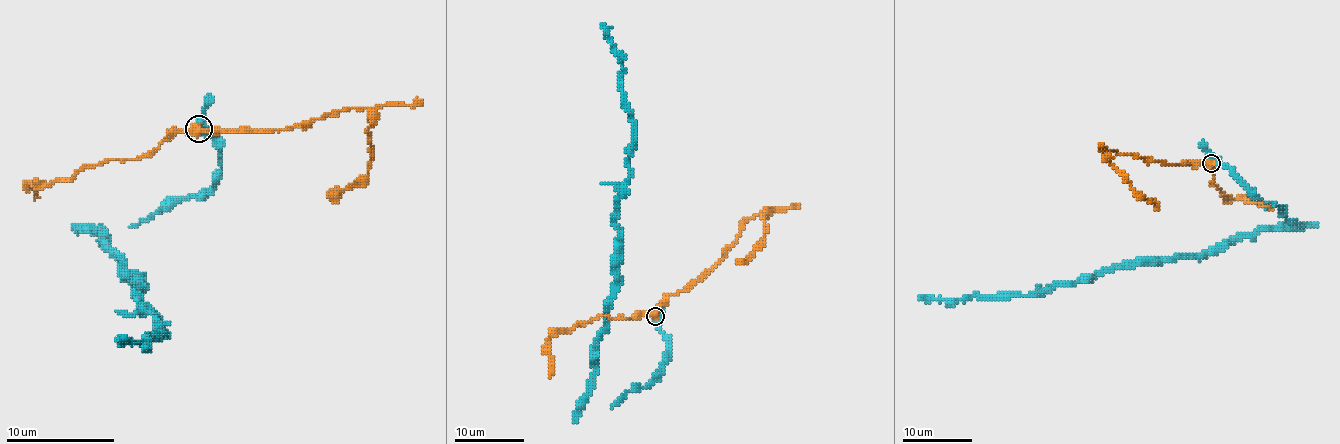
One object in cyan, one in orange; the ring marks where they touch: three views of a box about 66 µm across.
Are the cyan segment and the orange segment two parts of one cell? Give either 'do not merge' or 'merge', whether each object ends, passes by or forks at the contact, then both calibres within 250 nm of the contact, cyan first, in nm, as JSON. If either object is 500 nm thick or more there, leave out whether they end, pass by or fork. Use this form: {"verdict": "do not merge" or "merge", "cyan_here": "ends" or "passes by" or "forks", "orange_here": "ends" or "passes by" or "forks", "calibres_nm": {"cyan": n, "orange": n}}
{"verdict": "do not merge", "calibres_nm": {"cyan": 500, "orange": 500}}

